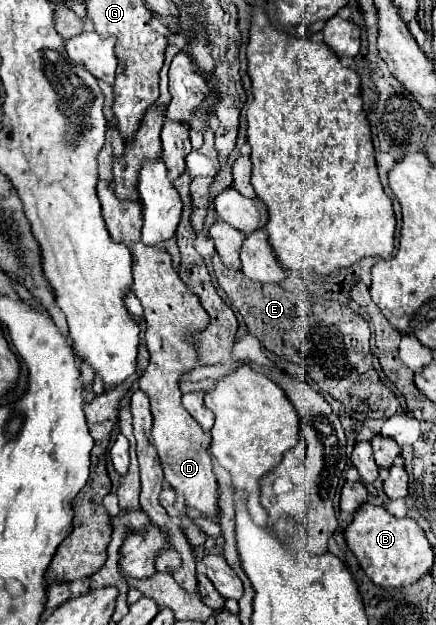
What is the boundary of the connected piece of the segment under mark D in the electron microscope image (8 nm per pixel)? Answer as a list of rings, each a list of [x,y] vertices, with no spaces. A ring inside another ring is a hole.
[[[105,182],[97,184],[97,194],[101,200],[103,220],[111,238],[117,242],[125,242],[133,256],[133,294],[143,306],[143,316],[147,322],[145,342],[151,354],[149,366],[139,378],[139,388],[145,390],[145,394],[151,398],[151,436],[161,458],[165,480],[175,490],[181,490],[185,494],[185,502],[191,508],[217,516],[217,478],[213,474],[213,464],[207,450],[211,444],[211,436],[203,432],[203,428],[193,420],[193,416],[189,416],[189,412],[185,412],[179,390],[181,376],[197,366],[199,356],[193,338],[197,332],[209,326],[209,316],[201,306],[199,298],[191,290],[187,290],[177,270],[173,270],[169,254],[159,246],[147,246],[141,242],[141,204],[119,200],[113,188]]]

